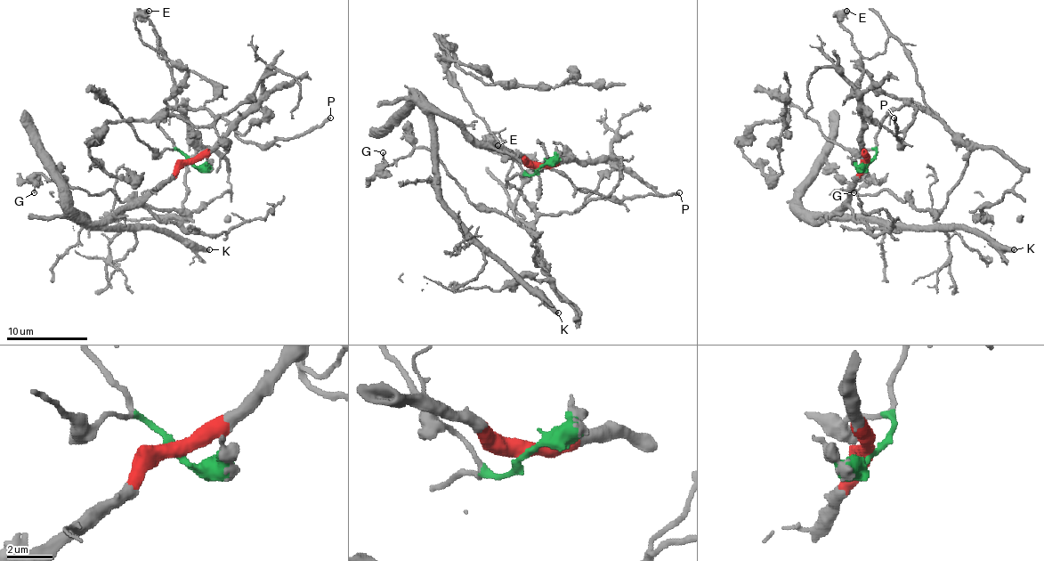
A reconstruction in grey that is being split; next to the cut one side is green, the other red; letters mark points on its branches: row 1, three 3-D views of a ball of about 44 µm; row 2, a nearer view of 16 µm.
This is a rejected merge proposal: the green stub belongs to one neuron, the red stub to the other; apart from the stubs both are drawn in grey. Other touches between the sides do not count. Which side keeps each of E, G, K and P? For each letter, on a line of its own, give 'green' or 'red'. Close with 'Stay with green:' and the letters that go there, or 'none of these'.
E: green
G: green
K: red
P: green
Stay with green: E, G, P

